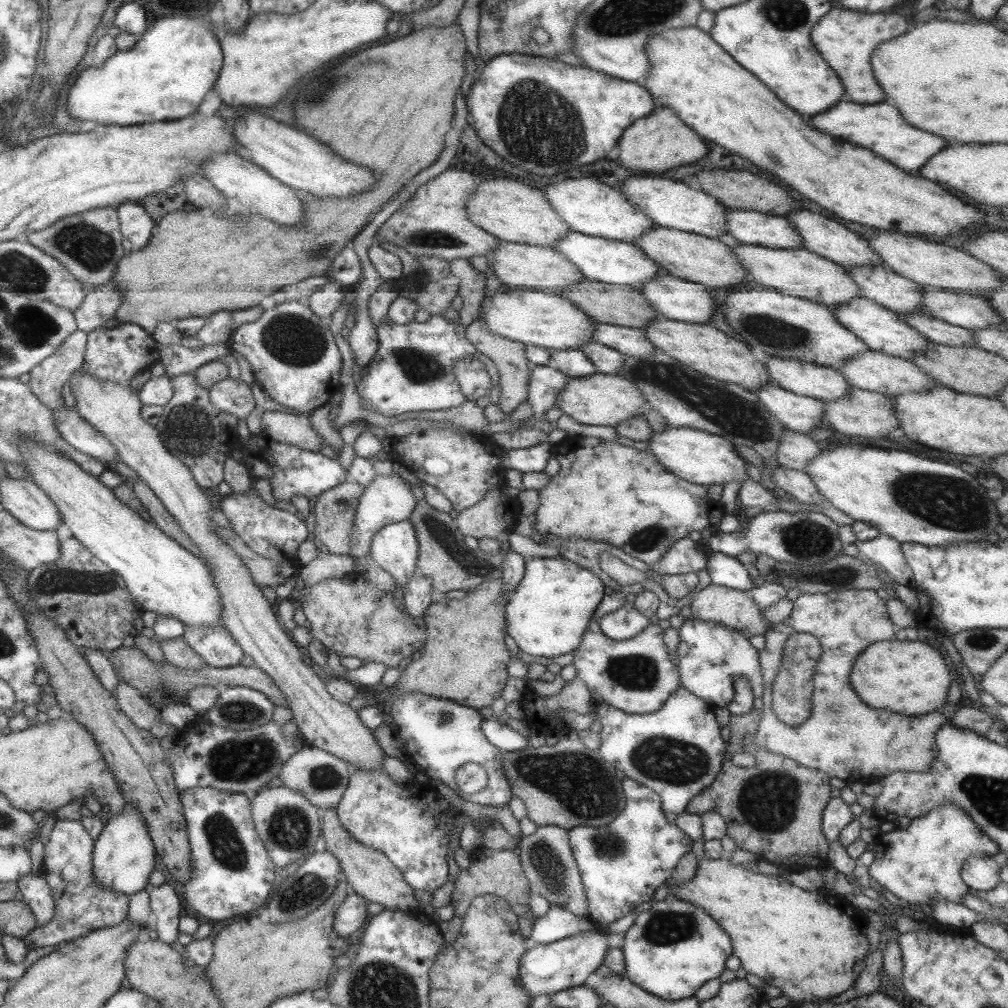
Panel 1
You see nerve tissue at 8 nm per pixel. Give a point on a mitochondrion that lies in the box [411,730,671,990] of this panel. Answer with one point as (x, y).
(563, 776)

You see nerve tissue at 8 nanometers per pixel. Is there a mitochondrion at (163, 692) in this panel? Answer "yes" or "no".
yes

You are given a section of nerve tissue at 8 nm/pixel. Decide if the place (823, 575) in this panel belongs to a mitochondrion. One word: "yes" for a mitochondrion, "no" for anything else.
yes

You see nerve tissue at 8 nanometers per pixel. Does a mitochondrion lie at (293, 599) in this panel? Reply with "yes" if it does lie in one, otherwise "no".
no

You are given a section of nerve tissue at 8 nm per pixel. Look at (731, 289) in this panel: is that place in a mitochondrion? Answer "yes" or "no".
no

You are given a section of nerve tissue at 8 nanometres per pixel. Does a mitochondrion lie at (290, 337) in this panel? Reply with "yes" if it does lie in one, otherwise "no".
yes

